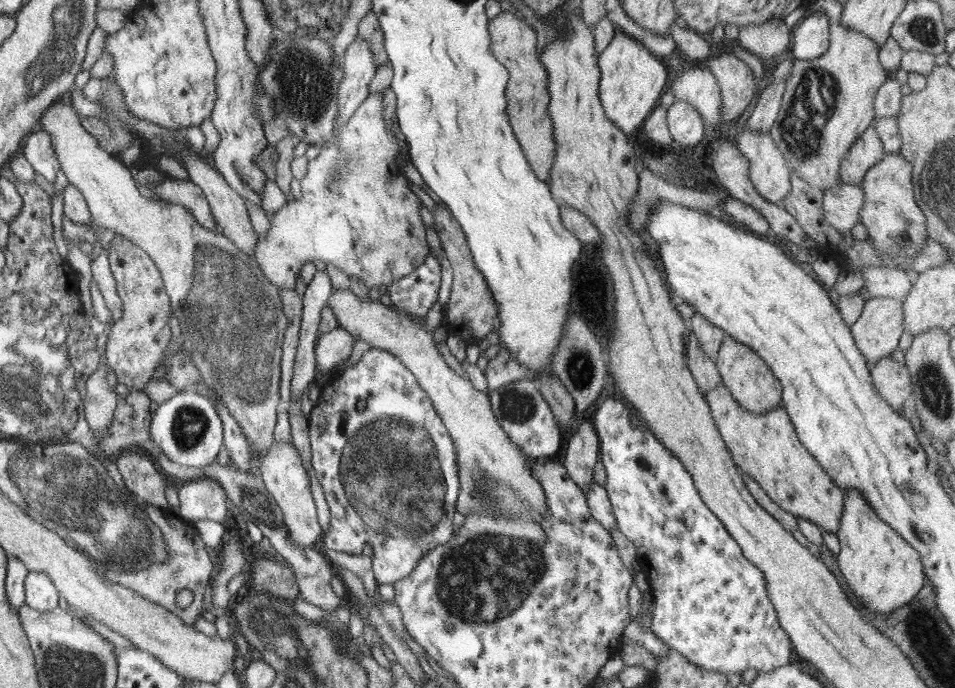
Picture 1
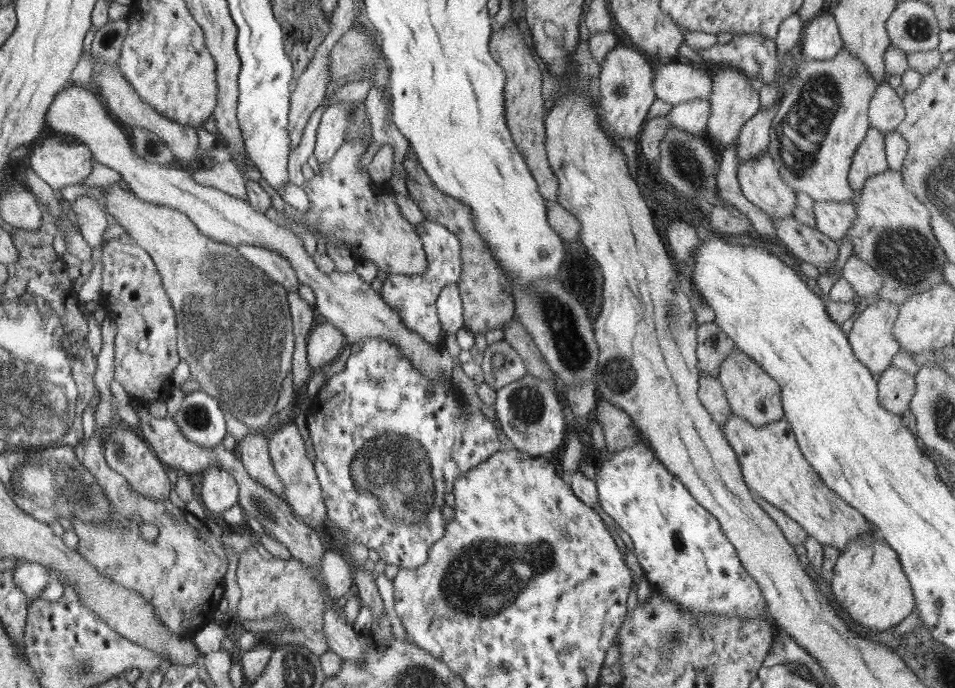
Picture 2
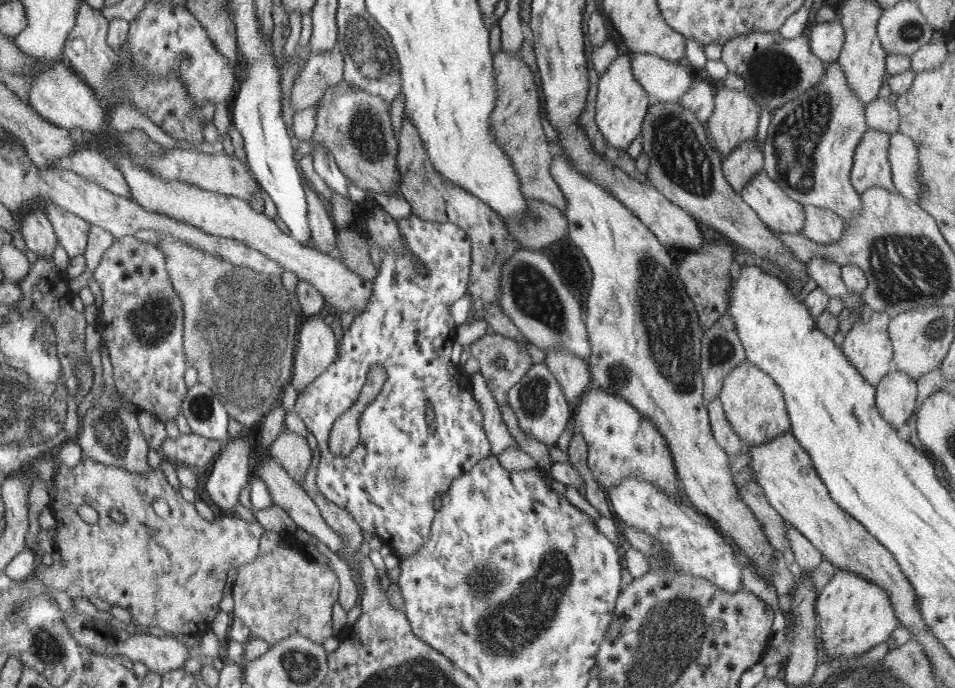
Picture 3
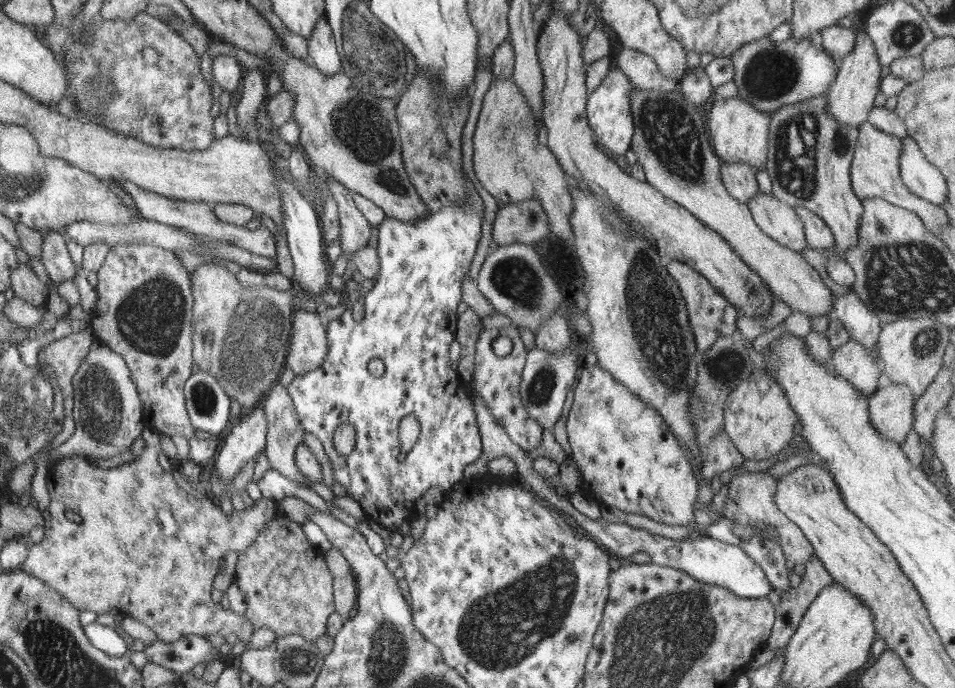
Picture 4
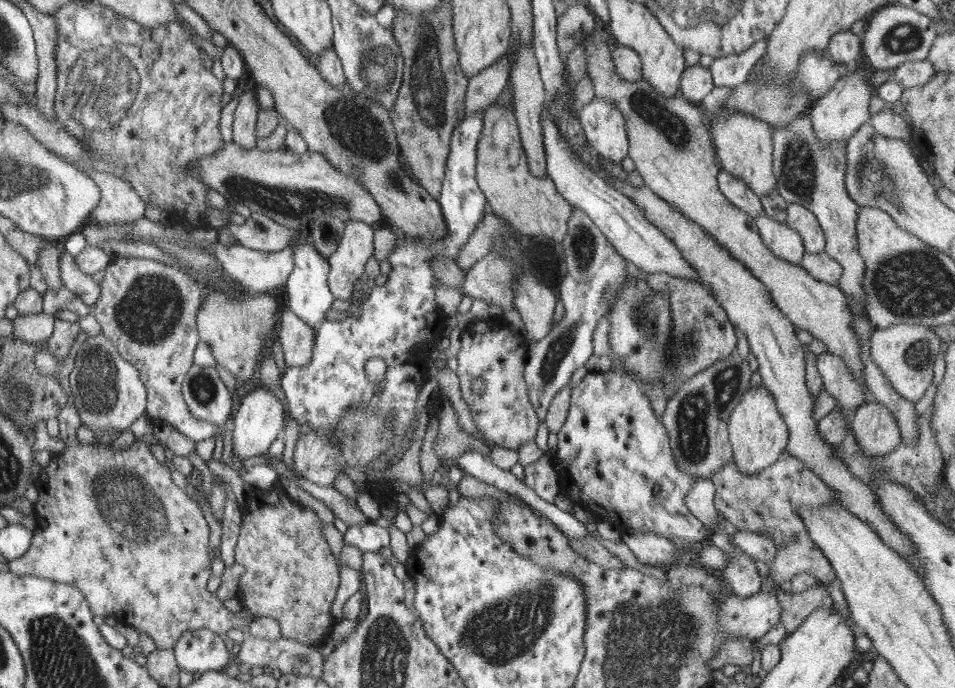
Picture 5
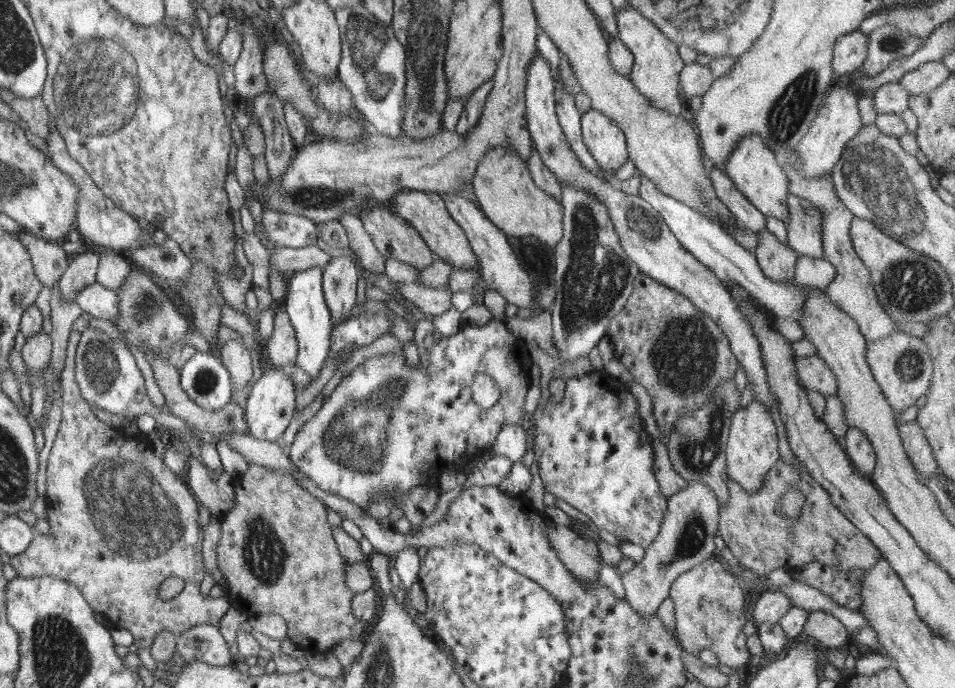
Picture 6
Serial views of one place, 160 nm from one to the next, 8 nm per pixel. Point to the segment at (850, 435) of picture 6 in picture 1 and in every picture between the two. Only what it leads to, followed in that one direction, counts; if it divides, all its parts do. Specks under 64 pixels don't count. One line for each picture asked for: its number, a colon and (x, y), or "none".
1: (893, 381)
2: (896, 388)
3: (895, 398)
4: (891, 406)
5: (875, 429)

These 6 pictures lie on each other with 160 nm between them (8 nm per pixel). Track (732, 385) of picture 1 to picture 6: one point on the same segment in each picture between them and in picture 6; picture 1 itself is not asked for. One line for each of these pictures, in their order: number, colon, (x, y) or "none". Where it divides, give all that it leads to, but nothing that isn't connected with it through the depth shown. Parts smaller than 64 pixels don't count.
2: (751, 393)
3: (754, 405)
4: (759, 421)
5: (758, 435)
6: (752, 448)

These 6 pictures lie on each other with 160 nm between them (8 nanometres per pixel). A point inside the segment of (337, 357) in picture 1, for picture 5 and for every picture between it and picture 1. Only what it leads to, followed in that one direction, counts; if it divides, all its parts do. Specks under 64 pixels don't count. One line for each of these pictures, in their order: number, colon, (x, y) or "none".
2: (325, 343)
3: (317, 351)
4: (309, 348)
5: (297, 339)

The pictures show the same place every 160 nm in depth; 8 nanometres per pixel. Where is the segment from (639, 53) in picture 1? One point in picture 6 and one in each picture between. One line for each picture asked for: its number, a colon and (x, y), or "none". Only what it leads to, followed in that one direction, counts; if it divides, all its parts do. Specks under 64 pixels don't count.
2: (626, 78)
3: (622, 103)
4: (608, 109)
5: (604, 126)
6: (605, 140)

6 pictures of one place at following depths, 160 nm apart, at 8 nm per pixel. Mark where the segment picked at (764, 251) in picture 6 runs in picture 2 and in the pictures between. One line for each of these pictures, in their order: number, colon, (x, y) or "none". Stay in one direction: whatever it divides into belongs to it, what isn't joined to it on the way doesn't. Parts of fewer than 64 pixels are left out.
2: (759, 178)
3: (778, 211)
4: (777, 219)
5: (786, 243)

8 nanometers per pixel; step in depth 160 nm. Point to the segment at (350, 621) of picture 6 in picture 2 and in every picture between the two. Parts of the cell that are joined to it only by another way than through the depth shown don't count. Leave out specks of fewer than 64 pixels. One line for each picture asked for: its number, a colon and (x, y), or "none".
2: (268, 584)
3: (274, 604)
4: (286, 585)
5: (289, 573)

